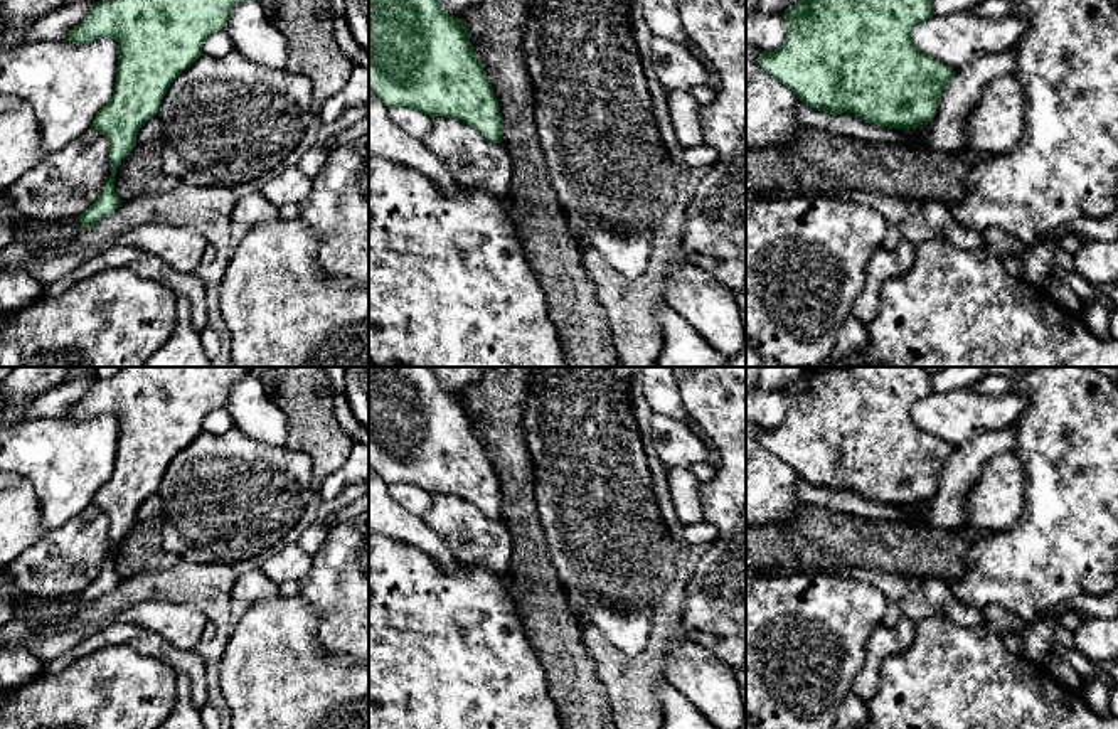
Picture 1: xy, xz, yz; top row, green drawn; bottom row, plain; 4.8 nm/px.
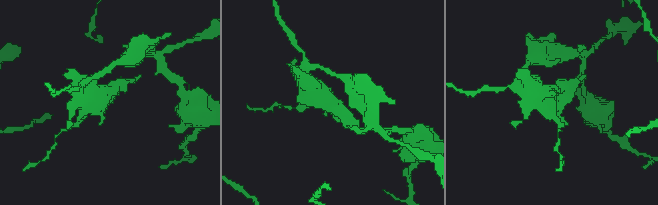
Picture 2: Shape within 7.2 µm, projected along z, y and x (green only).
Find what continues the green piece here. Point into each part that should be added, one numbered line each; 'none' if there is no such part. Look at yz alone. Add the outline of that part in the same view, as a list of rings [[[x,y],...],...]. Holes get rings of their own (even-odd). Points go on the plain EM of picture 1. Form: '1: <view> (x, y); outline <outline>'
none

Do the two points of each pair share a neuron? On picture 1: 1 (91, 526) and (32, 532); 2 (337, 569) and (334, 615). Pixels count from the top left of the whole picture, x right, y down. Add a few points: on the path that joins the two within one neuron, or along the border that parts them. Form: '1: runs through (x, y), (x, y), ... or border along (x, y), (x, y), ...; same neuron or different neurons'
1: border along (44, 536), (17, 558); different neurons
2: runs through (337, 581), (337, 603); same neuron

